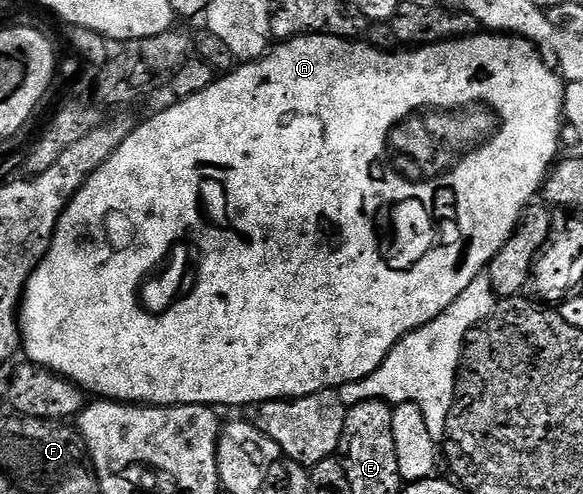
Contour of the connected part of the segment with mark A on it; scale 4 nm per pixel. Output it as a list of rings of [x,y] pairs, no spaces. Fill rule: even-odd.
[[[475,33],[467,35],[465,39],[450,39],[446,43],[428,43],[415,46],[413,49],[395,49],[393,51],[378,51],[365,42],[338,39],[334,35],[299,35],[293,39],[279,42],[277,45],[271,46],[259,59],[243,62],[241,65],[235,66],[229,73],[215,78],[214,83],[208,85],[208,89],[187,99],[178,99],[171,107],[156,112],[151,119],[146,119],[143,123],[139,122],[135,126],[134,132],[116,149],[116,153],[112,153],[112,157],[108,157],[108,161],[104,161],[104,165],[100,165],[100,169],[96,169],[96,173],[92,173],[86,178],[82,188],[68,200],[66,207],[62,210],[58,227],[50,242],[50,249],[42,259],[41,266],[30,275],[30,279],[26,283],[26,294],[20,304],[21,350],[24,355],[26,351],[25,358],[29,362],[37,363],[39,367],[46,367],[55,374],[65,376],[71,383],[82,388],[83,392],[90,394],[91,391],[94,397],[101,397],[106,401],[152,407],[183,407],[197,403],[203,405],[223,403],[226,407],[242,407],[245,403],[261,405],[273,399],[299,399],[312,393],[341,389],[346,383],[360,381],[371,375],[381,365],[384,357],[388,357],[390,350],[405,335],[428,325],[428,321],[440,317],[440,313],[444,313],[444,309],[448,309],[448,305],[452,305],[452,301],[456,301],[456,297],[460,297],[460,293],[464,293],[464,289],[468,289],[468,285],[472,285],[474,278],[489,268],[491,261],[500,253],[500,249],[504,249],[504,245],[518,227],[518,222],[526,214],[526,208],[535,202],[551,167],[559,158],[558,142],[562,143],[564,139],[562,129],[564,131],[563,103],[565,99],[566,88],[561,74],[547,62],[538,48],[532,46],[526,39],[519,39],[517,35]],[[182,234],[195,235],[198,243],[202,243],[202,248],[206,251],[206,279],[202,279],[202,291],[198,291],[197,297],[190,299],[190,303],[183,303],[181,309],[176,313],[164,317],[164,321],[151,321],[150,315],[142,315],[140,304],[135,305],[134,290],[141,289],[140,277],[144,273],[148,273],[148,269],[156,269],[158,254],[165,251],[165,246],[171,245],[177,235]]]

